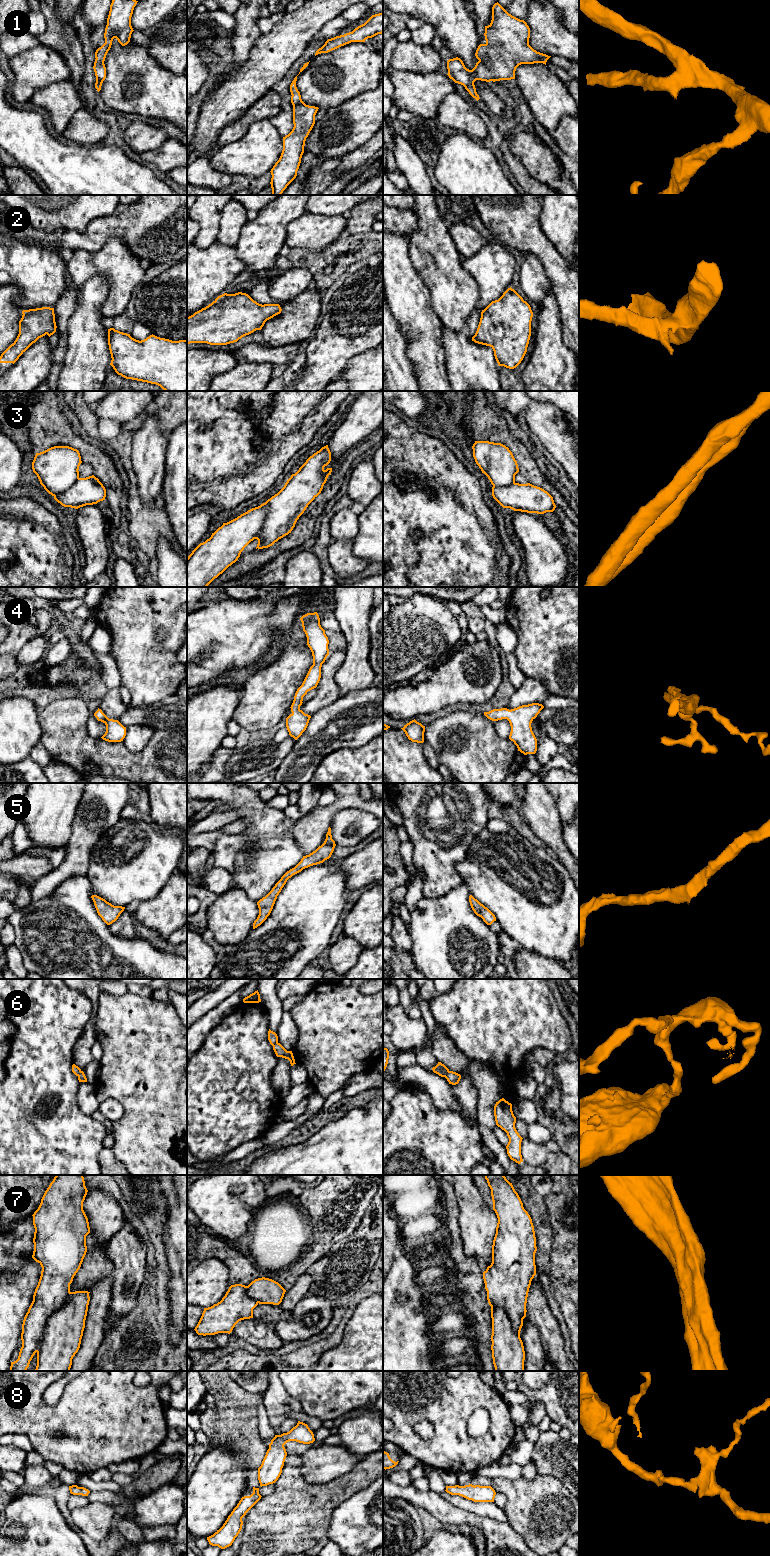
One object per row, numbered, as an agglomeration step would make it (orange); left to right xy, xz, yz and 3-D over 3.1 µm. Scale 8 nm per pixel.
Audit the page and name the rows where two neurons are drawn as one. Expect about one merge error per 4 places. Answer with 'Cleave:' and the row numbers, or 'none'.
Cleave: 3, 6, 7

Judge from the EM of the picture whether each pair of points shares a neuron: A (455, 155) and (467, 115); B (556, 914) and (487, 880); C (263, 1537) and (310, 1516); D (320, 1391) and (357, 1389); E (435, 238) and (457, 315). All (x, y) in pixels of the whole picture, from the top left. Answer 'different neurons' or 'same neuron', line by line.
A: different neurons
B: same neuron
C: same neuron
D: same neuron
E: same neuron

